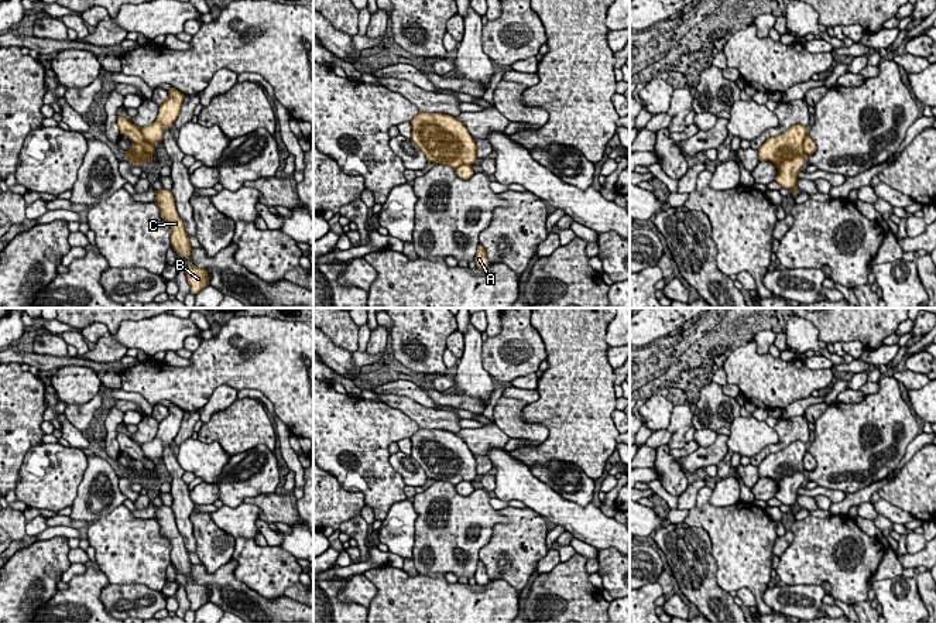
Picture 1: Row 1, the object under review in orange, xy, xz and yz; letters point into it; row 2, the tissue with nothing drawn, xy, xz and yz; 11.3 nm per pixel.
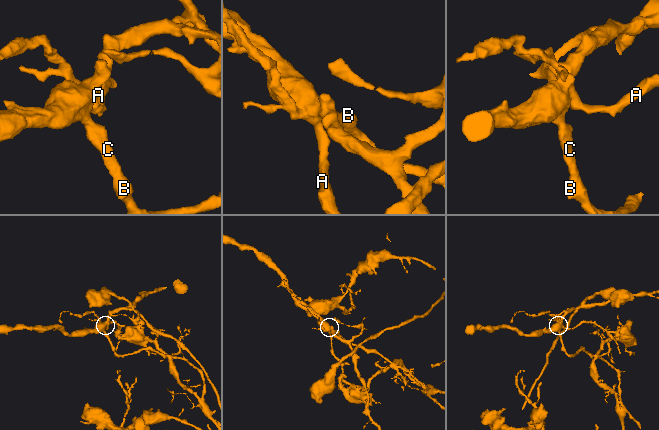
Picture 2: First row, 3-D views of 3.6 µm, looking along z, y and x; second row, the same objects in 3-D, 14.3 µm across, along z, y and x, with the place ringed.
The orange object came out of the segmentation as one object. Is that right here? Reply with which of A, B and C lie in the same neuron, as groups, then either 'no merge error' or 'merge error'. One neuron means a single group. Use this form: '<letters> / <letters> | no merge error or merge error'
A / B C | merge error

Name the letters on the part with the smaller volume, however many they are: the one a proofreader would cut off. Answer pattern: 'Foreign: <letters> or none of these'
Foreign: B, C

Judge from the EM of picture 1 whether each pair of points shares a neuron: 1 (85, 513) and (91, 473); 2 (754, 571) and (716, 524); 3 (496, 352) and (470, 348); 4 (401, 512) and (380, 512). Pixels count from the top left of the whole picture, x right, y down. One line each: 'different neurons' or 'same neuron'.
1: same neuron
2: same neuron
3: different neurons
4: different neurons

